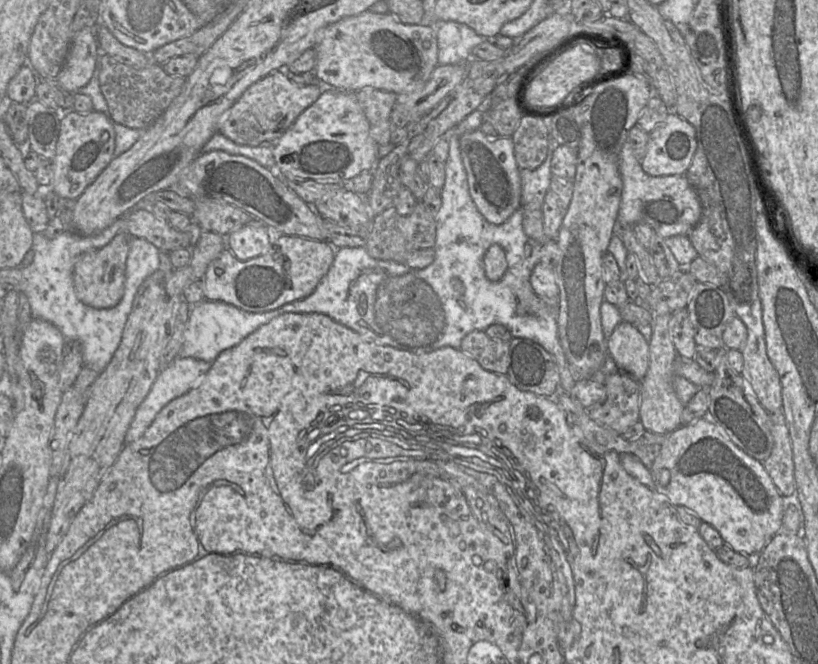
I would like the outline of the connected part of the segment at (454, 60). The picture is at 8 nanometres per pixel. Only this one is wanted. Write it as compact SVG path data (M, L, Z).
M456 21L437 22L435 30L439 65L465 63L472 57L473 48L486 39Z

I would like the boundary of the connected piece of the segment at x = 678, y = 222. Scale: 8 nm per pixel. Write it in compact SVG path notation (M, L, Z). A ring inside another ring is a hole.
M628 141L623 144L619 155L619 173L623 184L617 217L619 226L633 226L638 223L645 223L651 226L657 235L667 239L676 235L688 236L700 220L701 203L686 176L650 176L646 174L642 169L641 162L635 157L633 148Z

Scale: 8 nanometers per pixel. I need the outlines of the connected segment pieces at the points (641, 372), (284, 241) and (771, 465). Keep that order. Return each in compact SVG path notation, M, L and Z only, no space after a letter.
M622 321L607 340L608 354L620 371L642 380L650 363L649 343L637 327Z
M279 235L274 238L268 250L250 260L241 261L224 249L211 262L204 275L204 298L210 301L231 304L249 312L266 312L282 305L310 295L328 273L335 257L335 247L326 240L302 239L291 235Z
M782 409L770 412L769 415L772 421L774 446L763 466L779 493L783 497L791 496L796 491L796 482L788 427Z

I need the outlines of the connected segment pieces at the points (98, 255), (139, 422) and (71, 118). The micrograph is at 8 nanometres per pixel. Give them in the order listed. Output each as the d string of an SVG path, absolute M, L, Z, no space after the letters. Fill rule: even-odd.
M119 232L104 247L86 252L78 258L73 268L73 283L75 294L82 303L97 309L108 309L121 301L130 240L131 236L127 232Z
M177 357L173 362L161 368L151 389L136 410L135 416L125 436L125 445L138 440L154 421L157 414L172 400L182 396L198 386L211 367L211 363L195 359Z
M94 110L89 113L64 112L56 153L50 161L53 170L51 189L60 198L76 200L114 158L115 131L112 122L107 114Z

